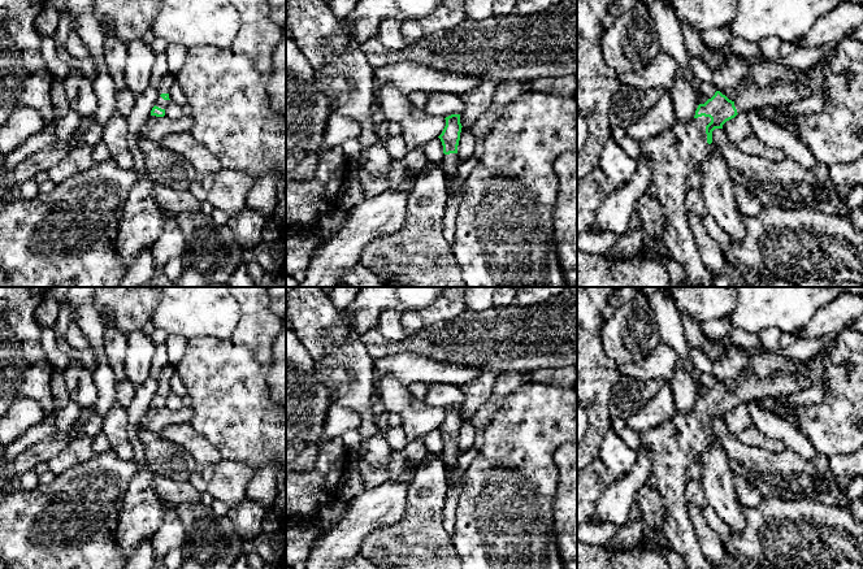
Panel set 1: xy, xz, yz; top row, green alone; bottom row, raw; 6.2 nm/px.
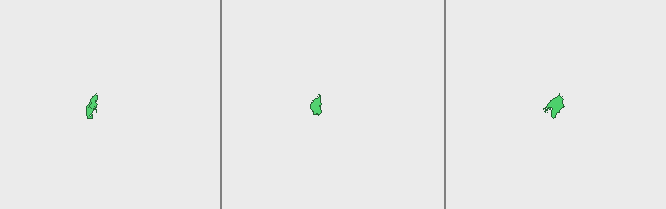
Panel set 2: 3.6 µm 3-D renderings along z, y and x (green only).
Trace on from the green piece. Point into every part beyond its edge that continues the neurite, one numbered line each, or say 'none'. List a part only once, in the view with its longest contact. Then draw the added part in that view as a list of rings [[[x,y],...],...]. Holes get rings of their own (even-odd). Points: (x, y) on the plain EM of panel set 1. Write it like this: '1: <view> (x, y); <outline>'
1: xy (165, 376); [[[168,364],[159,374],[157,383],[159,388],[155,394],[156,398],[165,400],[170,391],[164,391],[160,386],[161,385],[169,385],[174,374],[177,373],[175,366]]]
2: yz (675, 446); [[[702,407],[693,409],[689,414],[677,414],[664,425],[641,433],[641,447],[637,451],[637,453],[647,451],[652,456],[651,470],[656,475],[656,488],[664,505],[664,534],[671,548],[685,560],[686,569],[714,569],[702,552],[689,516],[690,504],[685,498],[688,468],[698,461],[699,455],[714,444],[714,435],[707,434],[706,425],[706,417],[710,413],[710,408]]]

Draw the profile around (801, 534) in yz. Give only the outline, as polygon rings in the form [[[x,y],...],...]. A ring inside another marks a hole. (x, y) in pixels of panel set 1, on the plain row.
[[[769,496],[762,499],[756,507],[743,507],[745,529],[742,531],[732,531],[730,538],[724,544],[728,555],[738,557],[741,560],[766,560],[776,569],[863,569],[863,522],[858,521],[850,505],[840,507],[833,504],[825,504],[821,500],[801,499],[785,501],[779,496]]]

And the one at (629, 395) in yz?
[[[623,377],[611,391],[611,417],[620,417],[626,421],[630,416],[641,411],[663,385],[663,379],[642,381]]]

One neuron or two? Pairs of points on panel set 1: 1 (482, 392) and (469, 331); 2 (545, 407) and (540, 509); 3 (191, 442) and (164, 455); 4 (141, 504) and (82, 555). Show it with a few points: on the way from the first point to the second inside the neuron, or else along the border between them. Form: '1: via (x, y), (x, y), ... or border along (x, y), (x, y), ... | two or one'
1: border along (481, 373), (491, 373), (494, 376) | two
2: via (540, 433), (540, 483) | one
3: border along (156, 434), (183, 447), (200, 465) | two
4: border along (125, 494), (116, 534), (121, 554) | two

